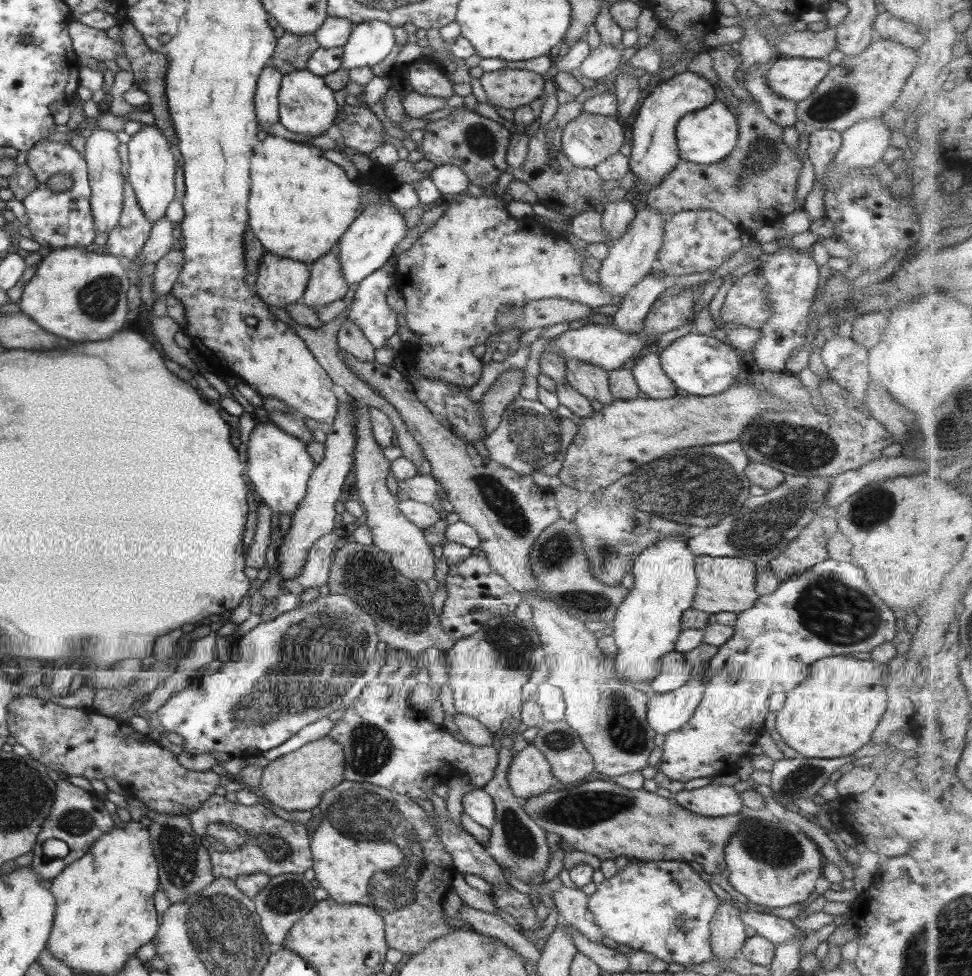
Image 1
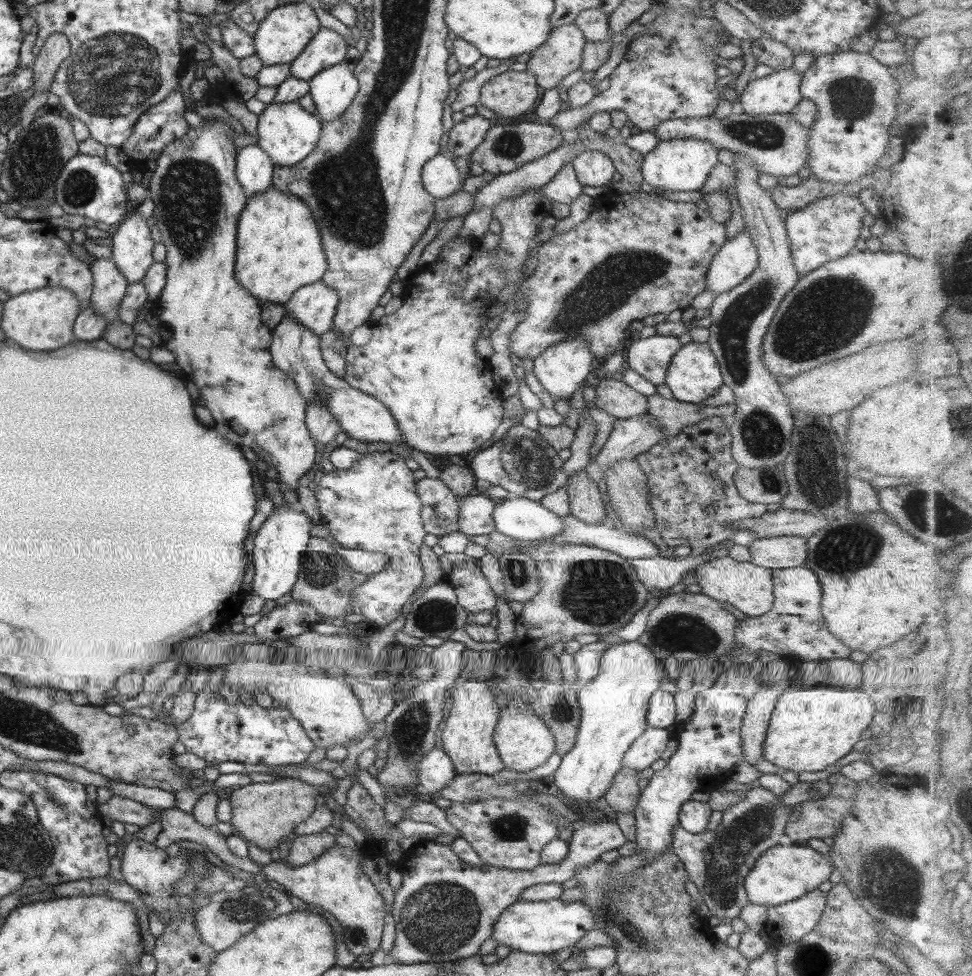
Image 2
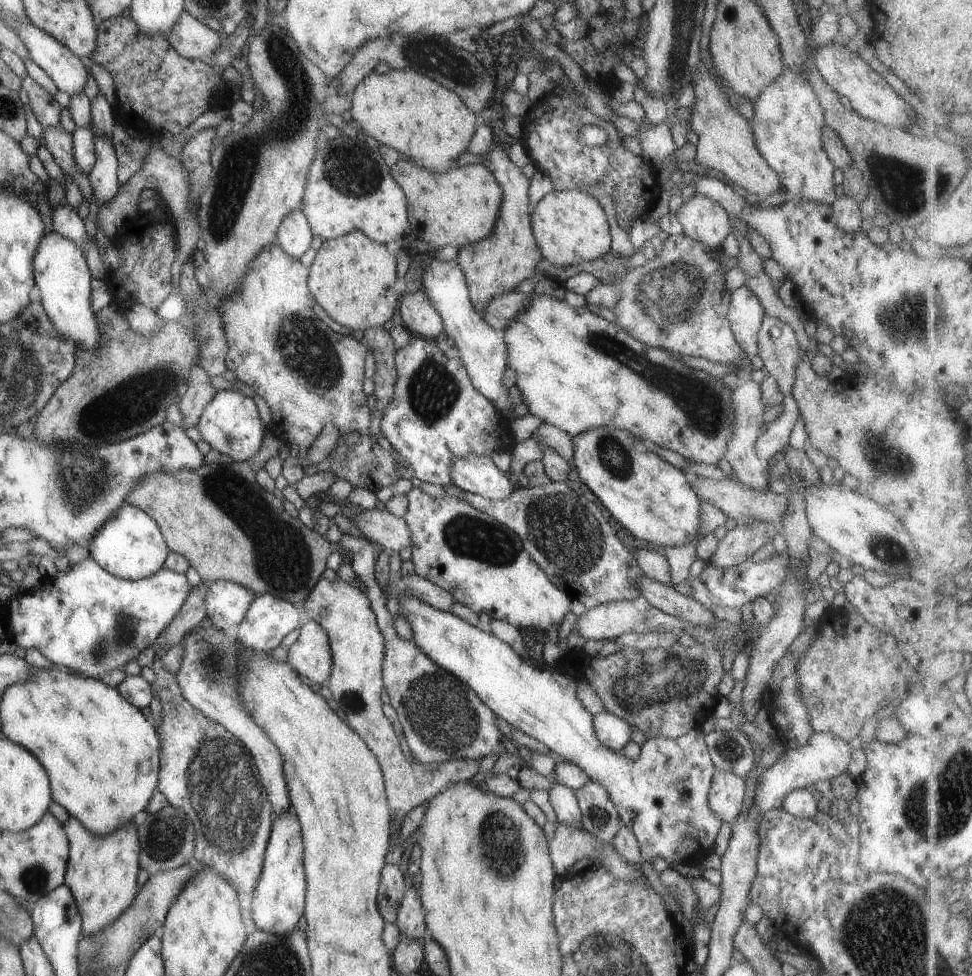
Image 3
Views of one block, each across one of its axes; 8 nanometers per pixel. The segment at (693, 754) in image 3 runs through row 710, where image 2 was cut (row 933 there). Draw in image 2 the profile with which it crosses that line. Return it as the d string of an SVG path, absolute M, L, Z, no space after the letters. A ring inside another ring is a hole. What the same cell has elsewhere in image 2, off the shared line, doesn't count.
M551 899L539 902L515 902L503 911L492 926L490 938L497 945L529 954L554 954L573 946L594 926L594 916L583 902L563 902Z

